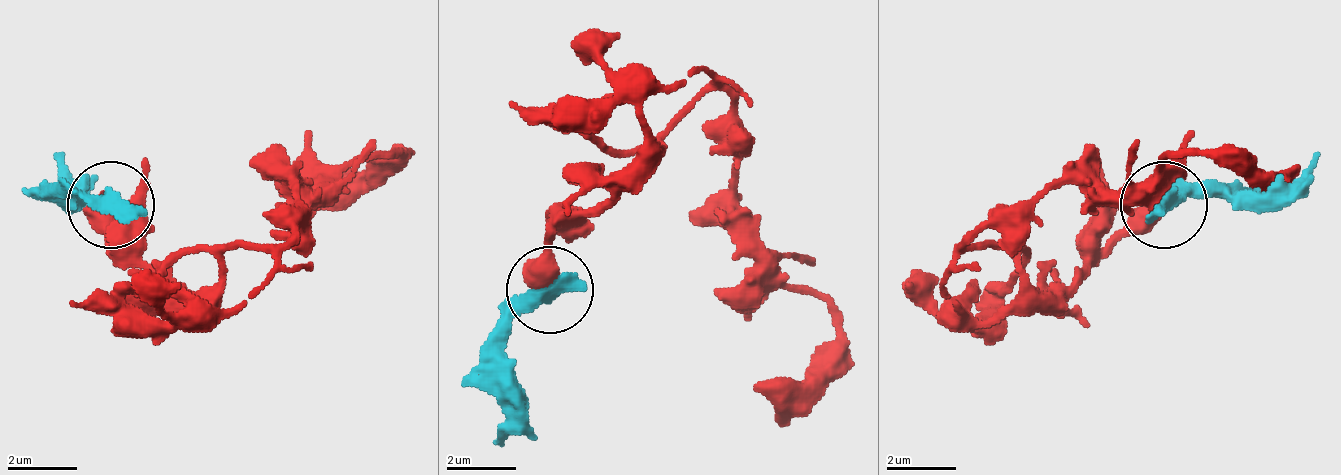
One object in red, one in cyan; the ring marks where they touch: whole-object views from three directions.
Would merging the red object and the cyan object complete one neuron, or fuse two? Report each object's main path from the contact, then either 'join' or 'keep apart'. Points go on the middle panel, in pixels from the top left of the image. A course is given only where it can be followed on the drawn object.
course red (552, 292), (552, 248), (604, 196), (604, 161), (726, 92), (735, 231), (839, 335), (787, 388), (752, 388); course cyan (552, 292), (509, 327), (509, 414), (491, 440); keep apart

